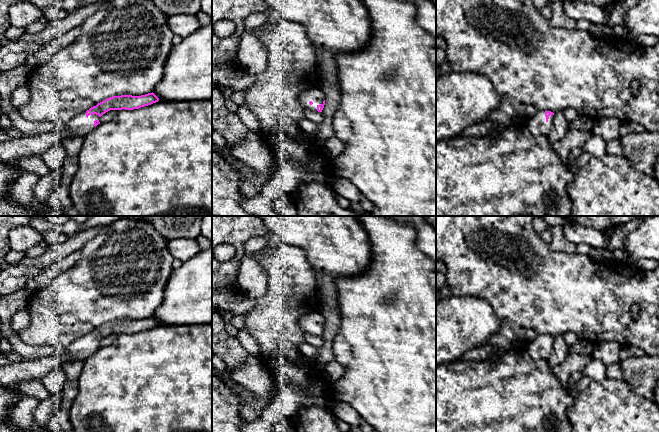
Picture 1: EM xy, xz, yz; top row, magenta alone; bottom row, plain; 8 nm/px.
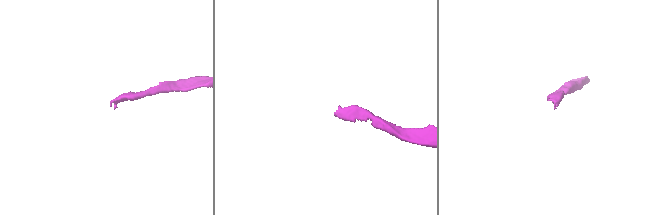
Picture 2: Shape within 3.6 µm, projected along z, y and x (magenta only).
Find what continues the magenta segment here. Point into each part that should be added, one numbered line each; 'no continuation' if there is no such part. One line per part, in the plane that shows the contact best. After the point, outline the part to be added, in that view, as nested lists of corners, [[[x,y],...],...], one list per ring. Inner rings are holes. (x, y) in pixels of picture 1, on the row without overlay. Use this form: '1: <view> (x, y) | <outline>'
1: yz (537, 349) | [[[535,335],[534,339],[528,345],[527,351],[533,359],[547,359],[553,350],[554,339],[550,339],[547,344],[545,335]]]

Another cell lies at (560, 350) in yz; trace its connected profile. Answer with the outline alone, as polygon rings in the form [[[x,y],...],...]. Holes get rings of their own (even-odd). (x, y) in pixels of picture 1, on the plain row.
[[[564,336],[554,337],[553,350],[547,358],[549,366],[555,367],[559,365],[568,355],[568,347],[564,340]]]

